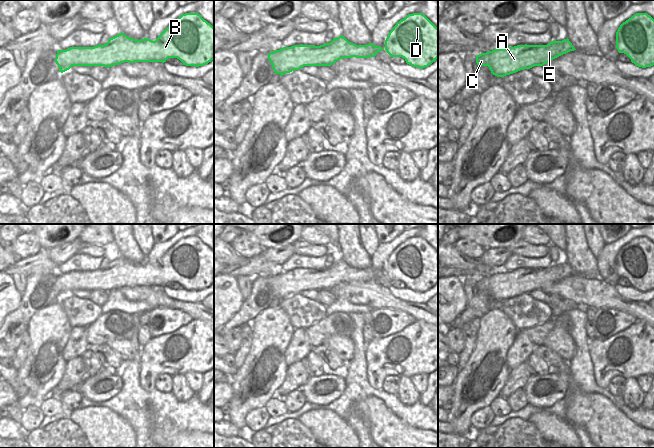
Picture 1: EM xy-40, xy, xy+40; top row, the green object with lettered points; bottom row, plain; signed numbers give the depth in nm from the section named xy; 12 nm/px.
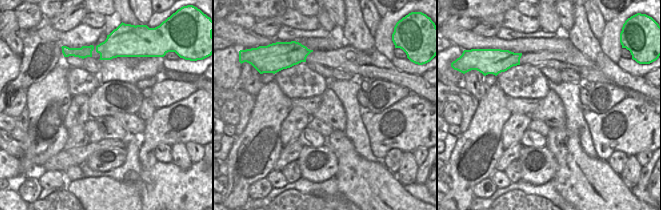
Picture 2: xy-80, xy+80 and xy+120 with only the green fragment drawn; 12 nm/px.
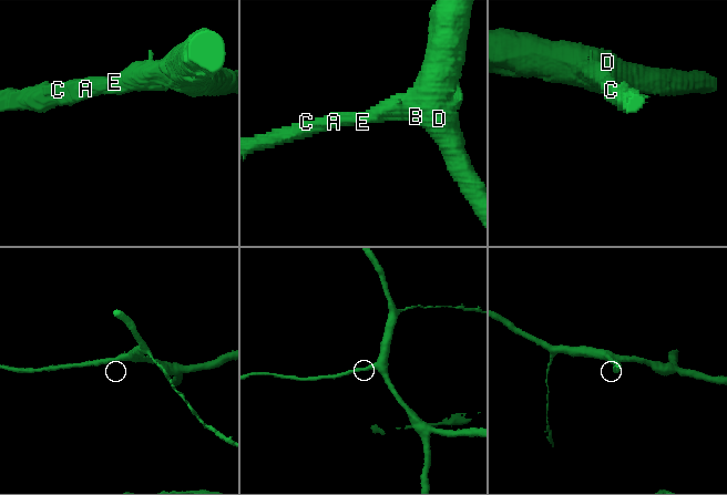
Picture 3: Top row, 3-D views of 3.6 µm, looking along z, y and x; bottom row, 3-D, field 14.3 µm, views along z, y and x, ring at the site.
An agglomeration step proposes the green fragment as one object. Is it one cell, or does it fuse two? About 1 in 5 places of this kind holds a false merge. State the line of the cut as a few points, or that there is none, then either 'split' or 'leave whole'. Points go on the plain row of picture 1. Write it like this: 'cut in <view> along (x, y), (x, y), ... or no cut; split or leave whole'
no cut; leave whole

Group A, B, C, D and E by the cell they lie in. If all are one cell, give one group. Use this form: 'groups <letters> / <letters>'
groups A B C D E

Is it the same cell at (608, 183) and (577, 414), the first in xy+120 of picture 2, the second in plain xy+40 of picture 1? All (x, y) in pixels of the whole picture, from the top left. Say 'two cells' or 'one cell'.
one cell

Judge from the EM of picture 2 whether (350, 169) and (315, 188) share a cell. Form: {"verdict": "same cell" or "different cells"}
{"verdict": "different cells"}

